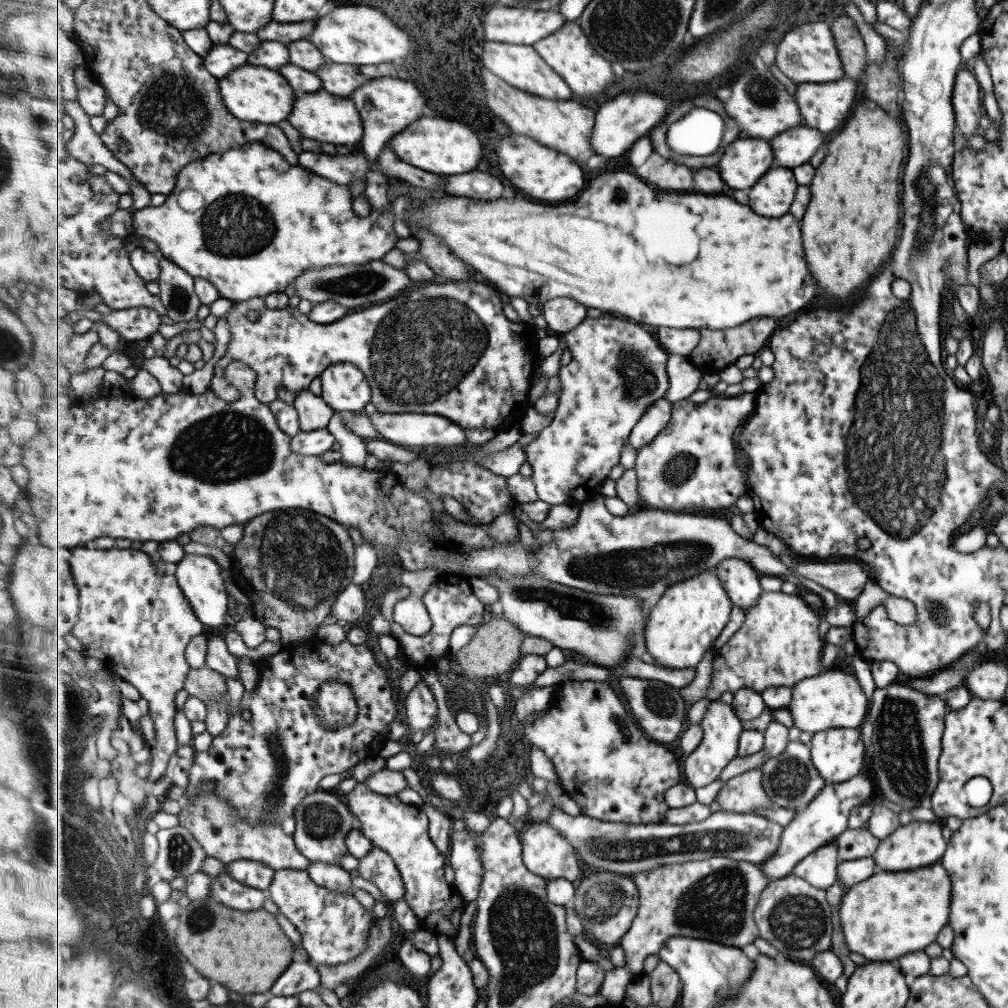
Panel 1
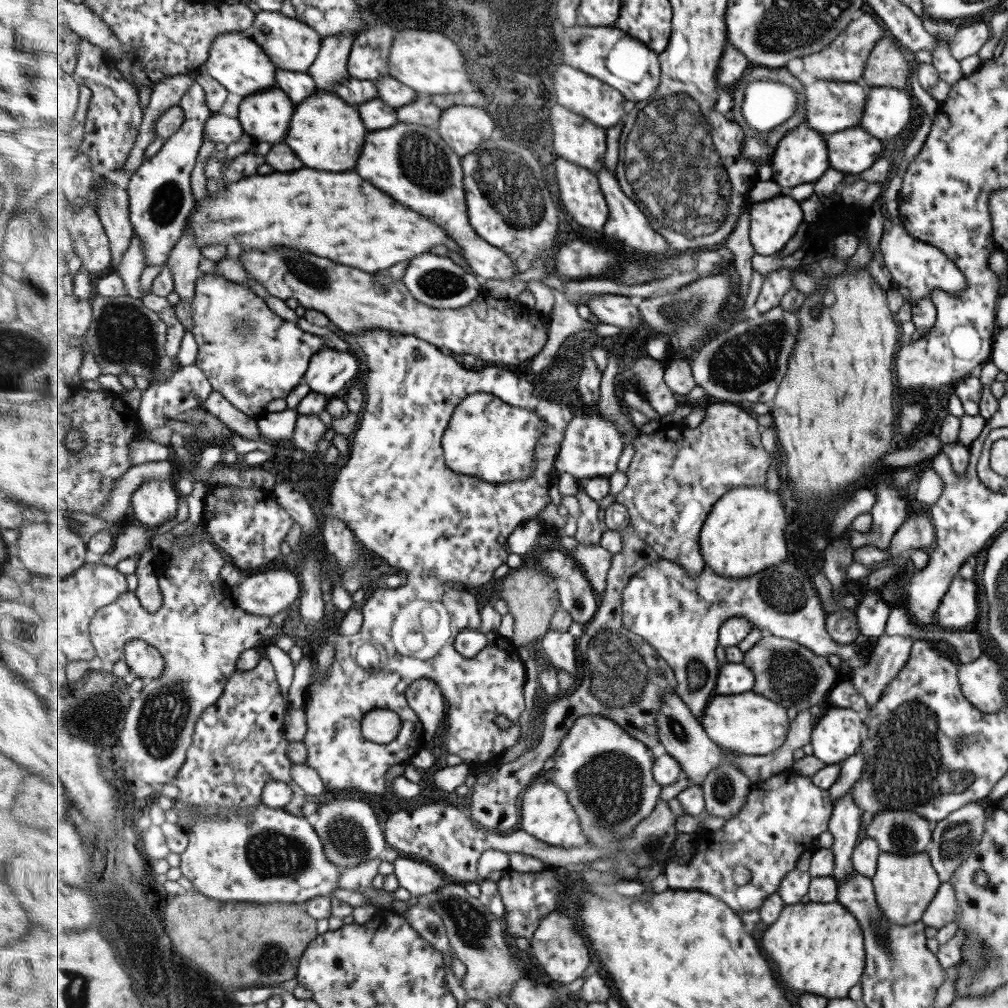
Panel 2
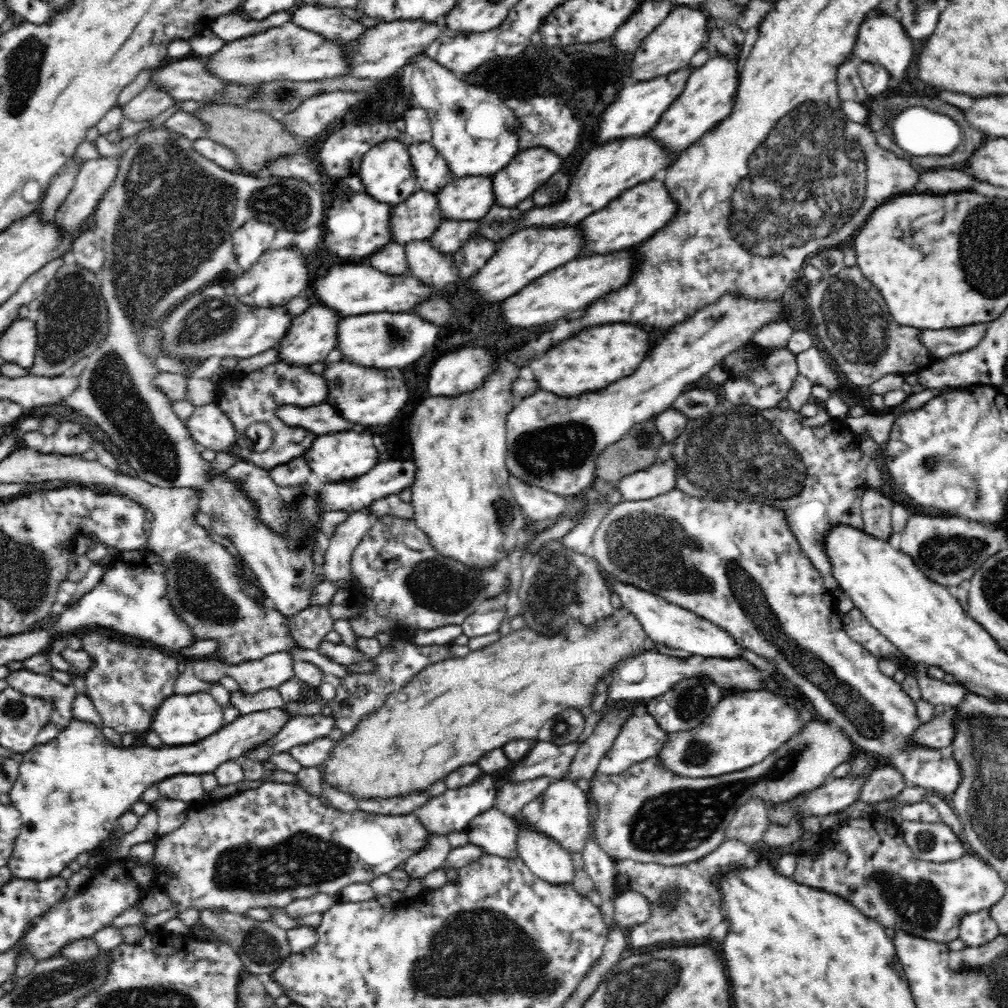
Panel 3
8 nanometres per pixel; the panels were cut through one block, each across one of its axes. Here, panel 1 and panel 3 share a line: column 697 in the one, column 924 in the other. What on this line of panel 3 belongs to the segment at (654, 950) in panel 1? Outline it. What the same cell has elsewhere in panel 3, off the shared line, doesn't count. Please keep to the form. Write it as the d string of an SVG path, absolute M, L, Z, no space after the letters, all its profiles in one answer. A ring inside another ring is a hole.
M883 816L871 819L852 819L843 822L836 830L821 832L821 852L812 856L796 856L797 867L793 879L798 884L831 892L856 904L860 912L880 920L884 928L899 928L912 936L939 943L948 943L959 938L959 924L966 915L989 909L994 906L1006 890L1006 883L982 858L968 853L962 858L945 863L920 860L913 855L906 844L900 827L889 824Z

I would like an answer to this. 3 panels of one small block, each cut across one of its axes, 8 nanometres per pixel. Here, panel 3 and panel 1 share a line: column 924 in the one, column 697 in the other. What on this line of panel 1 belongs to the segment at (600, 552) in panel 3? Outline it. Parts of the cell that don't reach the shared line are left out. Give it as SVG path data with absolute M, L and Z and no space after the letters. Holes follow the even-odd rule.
M720 699L711 701L700 723L705 731L704 739L695 752L686 756L684 764L684 774L689 784L695 788L703 788L720 780L721 773L729 767L733 759L738 757L742 734L746 730L744 721L735 712L734 705L726 704Z

